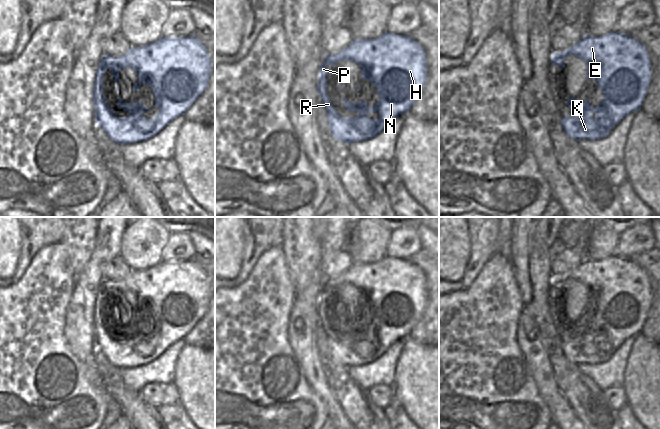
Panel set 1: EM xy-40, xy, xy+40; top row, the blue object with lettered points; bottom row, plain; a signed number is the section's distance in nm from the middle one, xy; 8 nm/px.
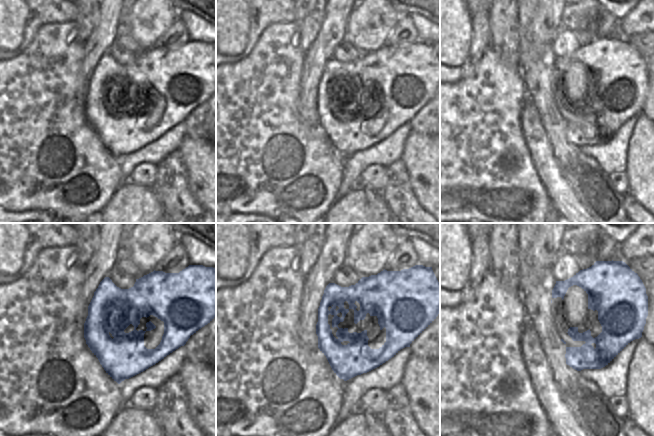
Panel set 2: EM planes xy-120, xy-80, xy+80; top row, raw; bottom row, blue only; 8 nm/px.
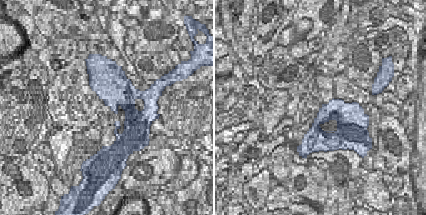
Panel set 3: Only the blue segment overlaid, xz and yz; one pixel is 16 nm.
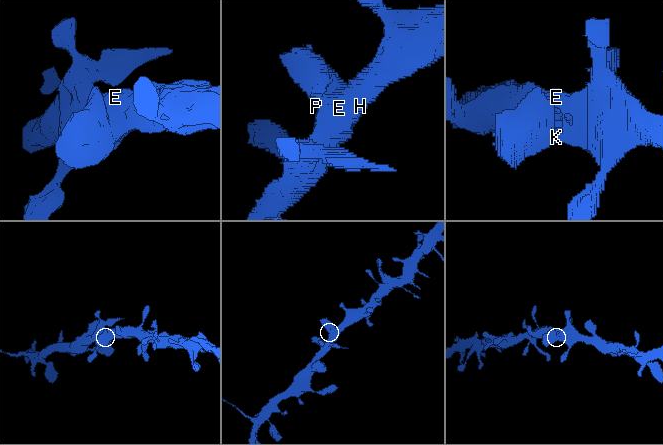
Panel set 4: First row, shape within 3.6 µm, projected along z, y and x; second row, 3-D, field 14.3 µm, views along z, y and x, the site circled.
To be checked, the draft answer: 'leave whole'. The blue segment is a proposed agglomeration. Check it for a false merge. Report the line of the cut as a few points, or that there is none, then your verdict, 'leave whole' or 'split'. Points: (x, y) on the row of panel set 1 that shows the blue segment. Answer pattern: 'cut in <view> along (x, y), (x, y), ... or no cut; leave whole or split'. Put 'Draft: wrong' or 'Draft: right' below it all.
no cut; leave whole
Draft: right

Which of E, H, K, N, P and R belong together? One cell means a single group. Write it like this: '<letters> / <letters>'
E H K N P R

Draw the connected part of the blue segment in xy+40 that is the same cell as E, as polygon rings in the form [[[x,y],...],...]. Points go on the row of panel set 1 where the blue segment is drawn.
[[[612,31],[600,37],[585,35],[572,47],[553,53],[551,63],[564,67],[563,60],[568,55],[580,57],[587,62],[587,79],[597,81],[597,87],[603,92],[603,102],[596,107],[590,106],[590,100],[578,103],[577,98],[569,97],[567,105],[572,111],[582,111],[580,117],[563,117],[561,126],[565,134],[576,140],[582,139],[594,141],[604,139],[611,128],[619,123],[626,115],[641,109],[641,104],[647,94],[651,82],[651,62],[644,45],[636,41],[630,35]]]

